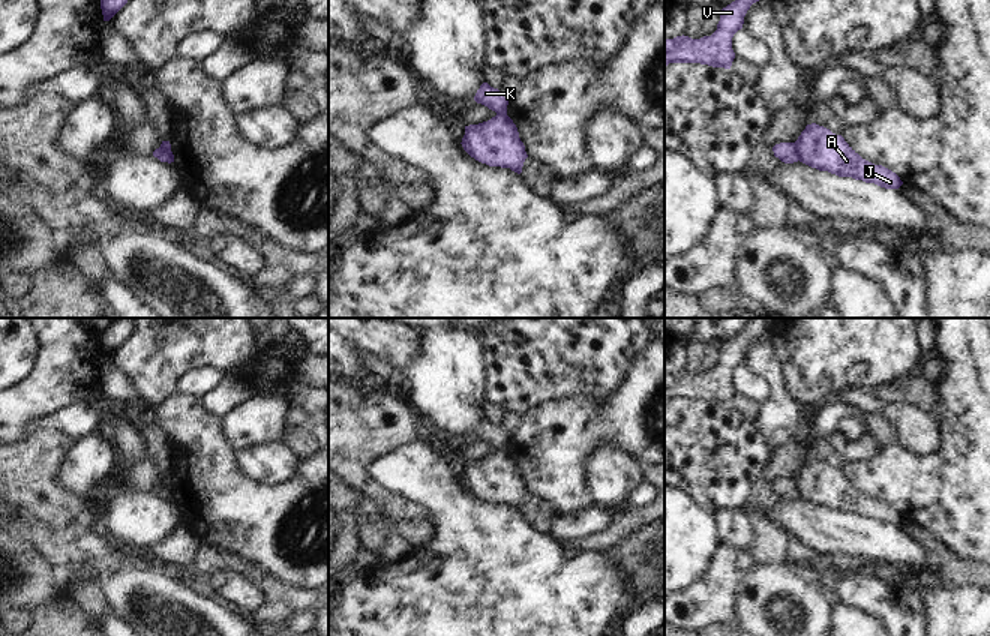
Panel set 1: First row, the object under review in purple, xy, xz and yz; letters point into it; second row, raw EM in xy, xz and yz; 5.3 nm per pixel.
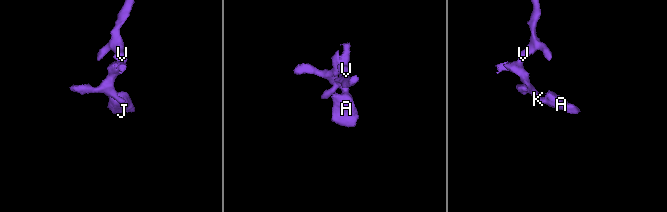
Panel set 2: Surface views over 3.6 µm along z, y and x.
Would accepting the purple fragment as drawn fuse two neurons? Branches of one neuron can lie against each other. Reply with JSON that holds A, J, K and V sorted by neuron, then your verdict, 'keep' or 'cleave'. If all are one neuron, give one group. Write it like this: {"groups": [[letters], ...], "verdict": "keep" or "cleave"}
{"groups": [["A", "J"], ["K", "V"]], "verdict": "cleave"}

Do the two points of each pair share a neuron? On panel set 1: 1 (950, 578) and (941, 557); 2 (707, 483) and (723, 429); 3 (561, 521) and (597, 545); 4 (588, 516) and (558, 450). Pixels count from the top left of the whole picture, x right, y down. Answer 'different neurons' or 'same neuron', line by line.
1: different neurons
2: same neuron
3: different neurons
4: different neurons

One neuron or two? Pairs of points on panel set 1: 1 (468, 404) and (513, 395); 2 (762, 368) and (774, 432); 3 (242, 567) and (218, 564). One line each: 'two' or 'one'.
1: two
2: one
3: one

